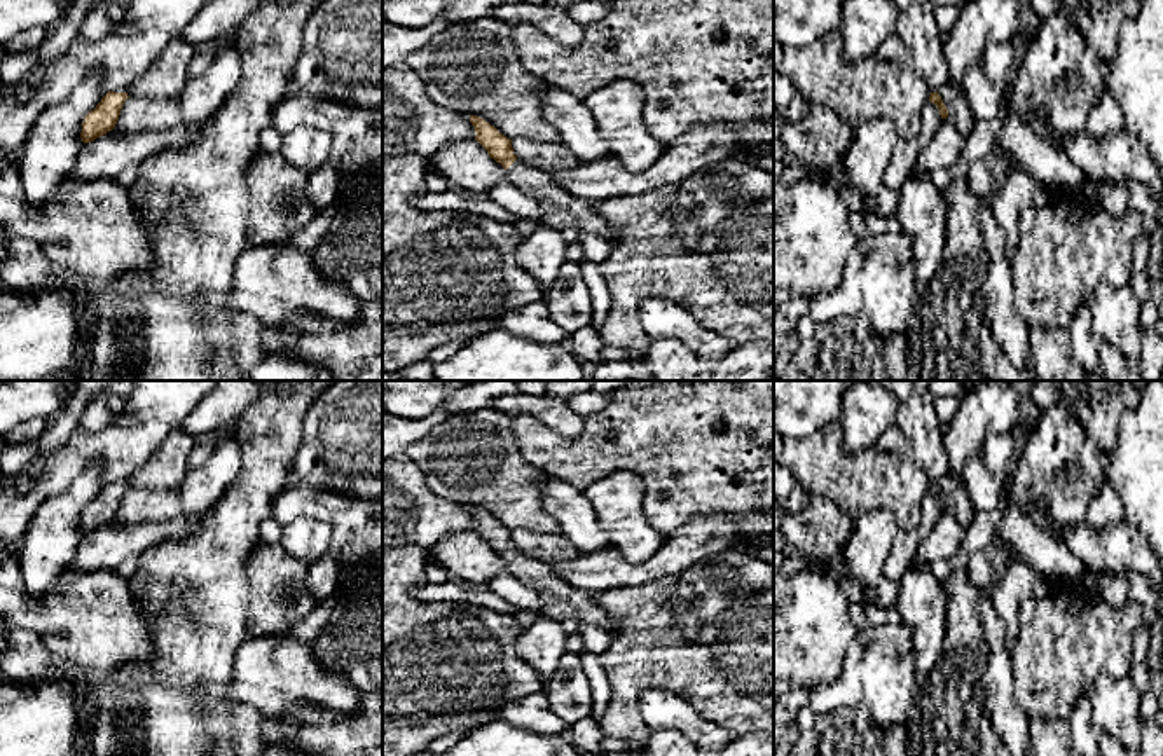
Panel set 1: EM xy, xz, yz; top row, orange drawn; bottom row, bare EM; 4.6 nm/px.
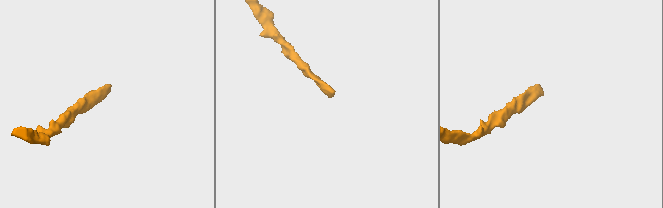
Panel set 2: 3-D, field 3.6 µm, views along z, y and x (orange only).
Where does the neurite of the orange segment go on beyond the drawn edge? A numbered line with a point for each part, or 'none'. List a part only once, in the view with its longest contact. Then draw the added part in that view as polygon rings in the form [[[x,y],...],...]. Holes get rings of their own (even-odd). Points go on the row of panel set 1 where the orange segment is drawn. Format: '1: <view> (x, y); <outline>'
1: yz (954, 98); [[[945,84],[938,89],[938,94],[948,110],[948,119],[964,136],[967,136],[973,131],[976,120],[969,108],[964,89],[955,87],[953,84]]]

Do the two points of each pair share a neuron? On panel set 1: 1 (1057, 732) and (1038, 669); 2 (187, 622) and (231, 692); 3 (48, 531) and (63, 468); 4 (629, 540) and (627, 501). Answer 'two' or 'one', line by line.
1: two
2: two
3: two
4: one

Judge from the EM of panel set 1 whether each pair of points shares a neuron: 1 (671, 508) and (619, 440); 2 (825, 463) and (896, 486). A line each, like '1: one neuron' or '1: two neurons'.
1: one neuron
2: one neuron

